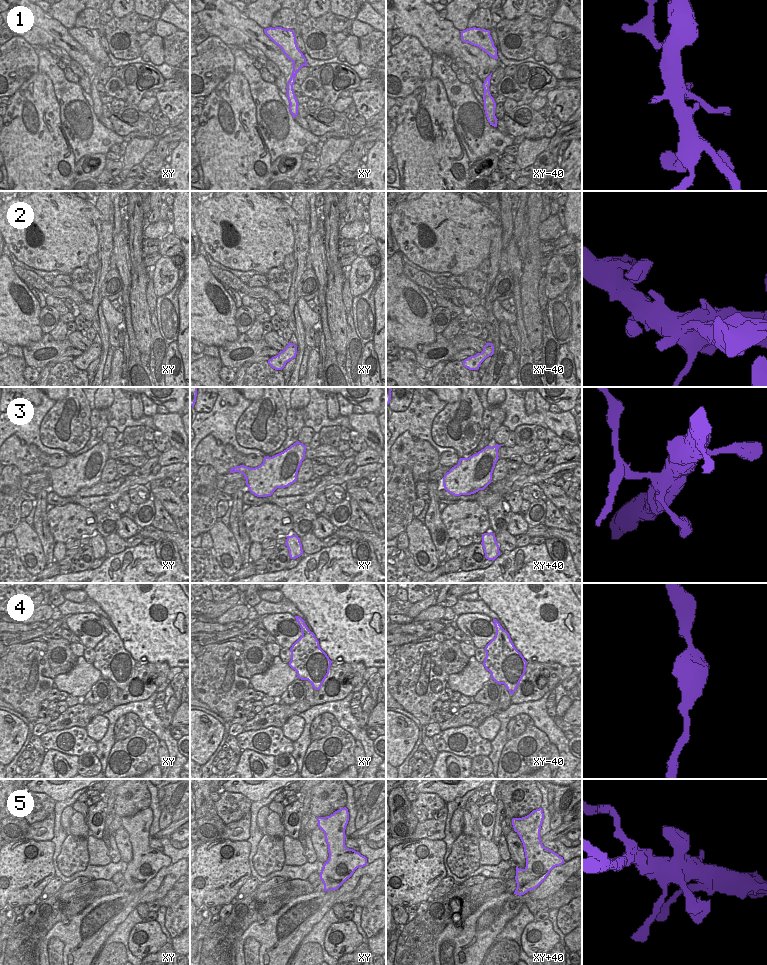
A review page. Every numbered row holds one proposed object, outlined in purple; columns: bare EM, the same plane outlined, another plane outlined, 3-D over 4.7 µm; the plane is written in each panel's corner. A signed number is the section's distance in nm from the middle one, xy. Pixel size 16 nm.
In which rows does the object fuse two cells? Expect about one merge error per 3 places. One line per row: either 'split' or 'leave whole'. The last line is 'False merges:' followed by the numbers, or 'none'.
1: split
2: leave whole
3: split
4: leave whole
5: leave whole
False merges: 1, 3

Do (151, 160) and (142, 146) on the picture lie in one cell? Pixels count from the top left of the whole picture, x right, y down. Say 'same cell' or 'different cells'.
different cells

